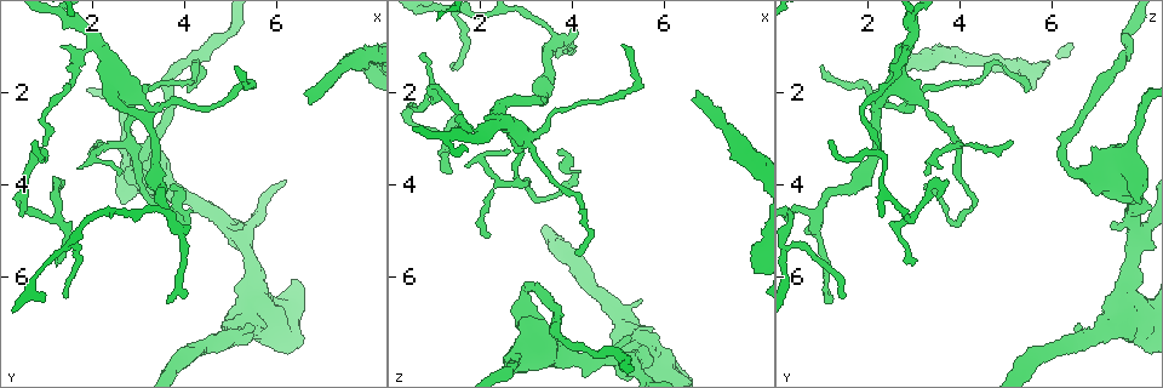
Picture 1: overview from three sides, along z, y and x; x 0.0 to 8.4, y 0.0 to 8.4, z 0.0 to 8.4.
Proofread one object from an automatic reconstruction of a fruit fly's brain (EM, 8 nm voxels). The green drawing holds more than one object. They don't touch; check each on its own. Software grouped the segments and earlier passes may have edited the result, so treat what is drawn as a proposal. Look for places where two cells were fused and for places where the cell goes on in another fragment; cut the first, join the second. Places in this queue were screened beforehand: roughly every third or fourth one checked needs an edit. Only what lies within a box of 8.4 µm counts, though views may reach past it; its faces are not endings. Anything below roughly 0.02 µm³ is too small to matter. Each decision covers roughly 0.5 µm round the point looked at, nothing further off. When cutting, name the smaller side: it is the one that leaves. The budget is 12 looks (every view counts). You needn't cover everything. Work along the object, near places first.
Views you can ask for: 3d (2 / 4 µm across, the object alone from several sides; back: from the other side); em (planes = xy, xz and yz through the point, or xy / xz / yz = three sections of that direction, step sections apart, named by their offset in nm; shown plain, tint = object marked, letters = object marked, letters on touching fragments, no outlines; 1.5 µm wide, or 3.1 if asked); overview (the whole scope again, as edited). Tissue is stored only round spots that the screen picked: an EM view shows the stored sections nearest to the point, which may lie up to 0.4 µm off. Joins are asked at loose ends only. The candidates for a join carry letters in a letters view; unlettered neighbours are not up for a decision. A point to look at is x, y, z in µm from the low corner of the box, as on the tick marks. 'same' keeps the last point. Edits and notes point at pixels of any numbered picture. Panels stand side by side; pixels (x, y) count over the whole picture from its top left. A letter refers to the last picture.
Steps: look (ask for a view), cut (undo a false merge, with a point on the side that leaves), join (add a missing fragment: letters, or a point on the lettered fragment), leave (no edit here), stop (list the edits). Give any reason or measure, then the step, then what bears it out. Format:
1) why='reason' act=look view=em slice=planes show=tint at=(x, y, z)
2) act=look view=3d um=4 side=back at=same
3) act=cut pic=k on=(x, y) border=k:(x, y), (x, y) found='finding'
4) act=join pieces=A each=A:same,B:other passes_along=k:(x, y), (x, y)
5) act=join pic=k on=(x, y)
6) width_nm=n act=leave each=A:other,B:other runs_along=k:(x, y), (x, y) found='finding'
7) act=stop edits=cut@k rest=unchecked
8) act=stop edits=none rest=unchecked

why='thin end' act=look view=3d um=4 at=(2.70, 3.75, 3.25)

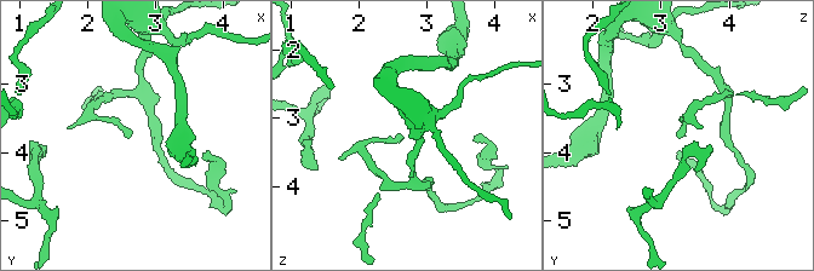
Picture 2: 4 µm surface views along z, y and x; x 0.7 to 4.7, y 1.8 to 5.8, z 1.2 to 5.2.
why='need the tissue' act=look view=em slice=planes show=letters at=(2.65, 3.70, 3.25)

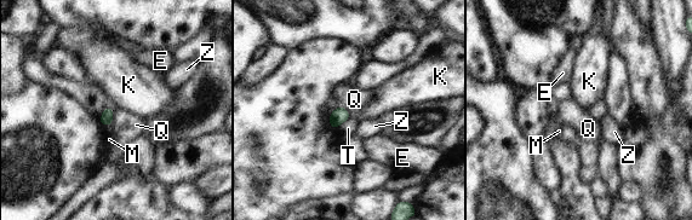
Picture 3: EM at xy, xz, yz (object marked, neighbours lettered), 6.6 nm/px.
width_nm=80 act=leave each=E:other,K:other,M:other,Q:other,T:other,Z:other border=3:(113, 106), (113, 121), (109, 125) found='no lettered fragment goes on from it'

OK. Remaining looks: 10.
why='thin end' act=look view=3d um=2 side=back at=(5.05, 1.50, 0.95)

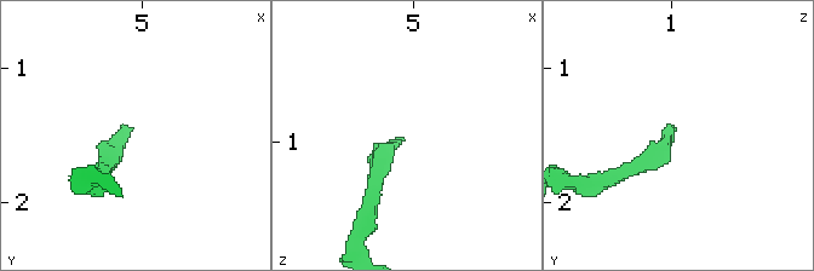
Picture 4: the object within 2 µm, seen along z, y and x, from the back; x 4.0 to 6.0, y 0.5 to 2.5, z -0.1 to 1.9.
act=look view=em slice=xz step=8 show=letters at=(5.08, 1.48, 0.98)

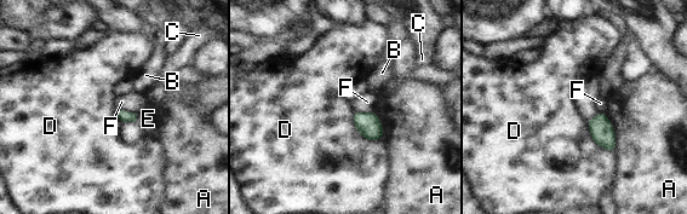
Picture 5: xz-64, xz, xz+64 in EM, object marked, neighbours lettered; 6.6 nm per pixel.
why='another direction' act=look view=em slice=planes show=letters at=same

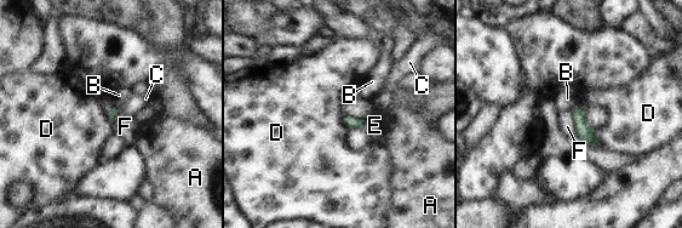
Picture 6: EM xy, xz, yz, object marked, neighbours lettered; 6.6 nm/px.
act=leave each=A:other,B:other,C:other,D:other,E:other,F:other border=6:(594, 130), (601, 146) found='no lettered fragment goes on from it'

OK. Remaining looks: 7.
why='abrupt turn' act=look view=em slice=xz step=4 show=letters at=(2.65, 1.85, 2.70)

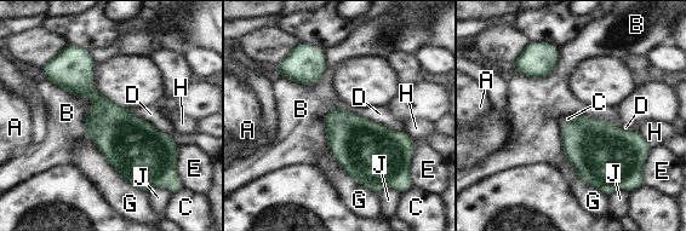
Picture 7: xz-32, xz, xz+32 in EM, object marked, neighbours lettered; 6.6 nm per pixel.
act=leave each=A:other,B:other,C:other,D:other,E:other,G:other,H:other,J:other border=7:(89, 134), (104, 159), (138, 189) found='one cell here'

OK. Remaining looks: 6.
why='branch stops here' act=look view=em slice=xz step=4 show=letters at=(6.65, 2.25, 2.00)

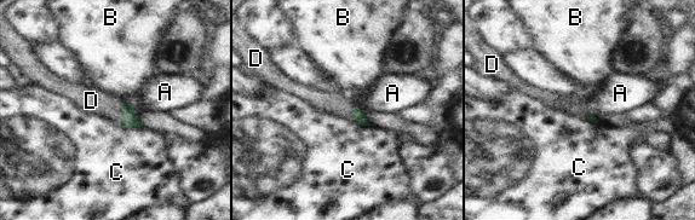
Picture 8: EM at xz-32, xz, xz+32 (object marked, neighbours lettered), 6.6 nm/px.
act=join pieces=D each=A:other,B:other,C:other,D:same passes_along=8:(128, 119), (121, 111), (91, 100) found='the cell continues'

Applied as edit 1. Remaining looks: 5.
why='branch stops here' act=look view=3d um=2 side=back at=(4.15, 1.95, 5.45)

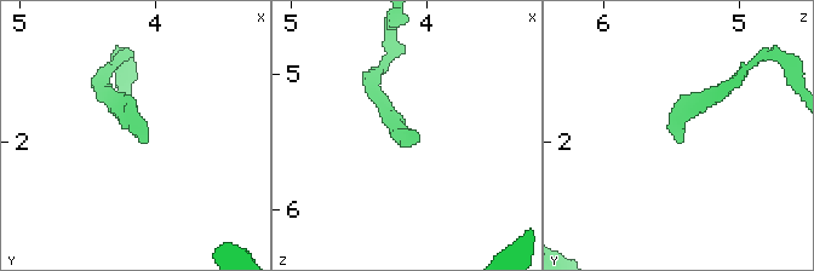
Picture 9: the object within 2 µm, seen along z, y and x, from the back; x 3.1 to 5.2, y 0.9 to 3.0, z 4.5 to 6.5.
why='now the EM' act=look view=em slice=planes show=letters at=(4.08, 2.00, 5.40)

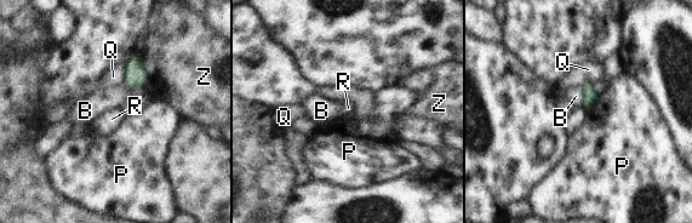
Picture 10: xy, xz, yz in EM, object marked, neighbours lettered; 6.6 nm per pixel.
longest_contact=Z:180nm act=leave each=B:other,P:other,Q:other,R:other,Z:other border=10:(581, 86), (583, 107) found='none of them fits'

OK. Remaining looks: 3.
act=stop edits=join@8 rest=unchecked

